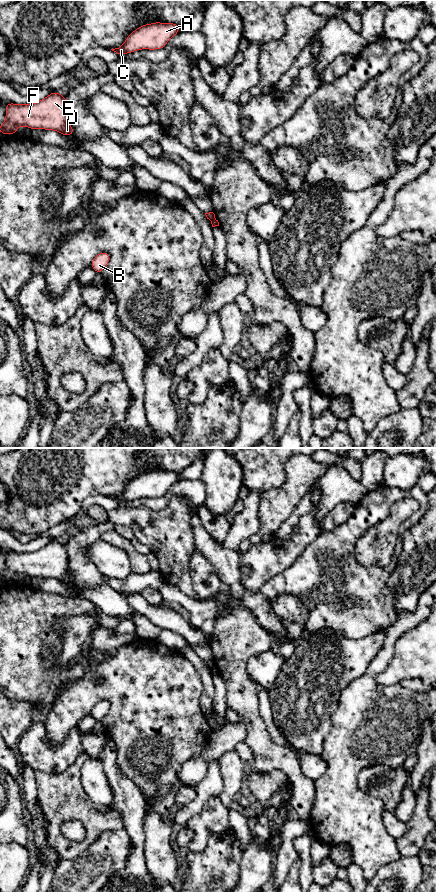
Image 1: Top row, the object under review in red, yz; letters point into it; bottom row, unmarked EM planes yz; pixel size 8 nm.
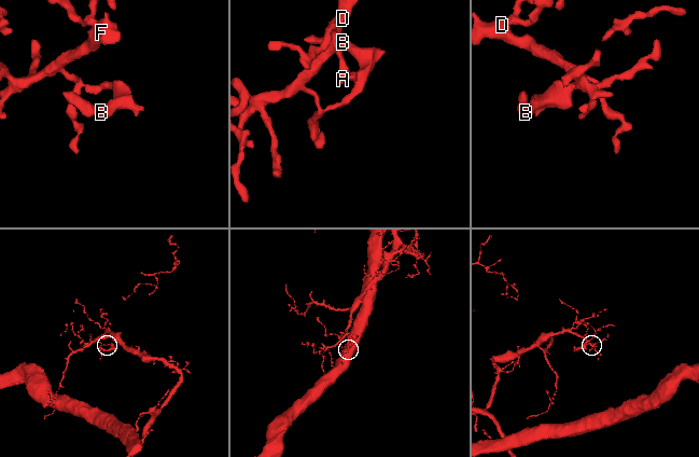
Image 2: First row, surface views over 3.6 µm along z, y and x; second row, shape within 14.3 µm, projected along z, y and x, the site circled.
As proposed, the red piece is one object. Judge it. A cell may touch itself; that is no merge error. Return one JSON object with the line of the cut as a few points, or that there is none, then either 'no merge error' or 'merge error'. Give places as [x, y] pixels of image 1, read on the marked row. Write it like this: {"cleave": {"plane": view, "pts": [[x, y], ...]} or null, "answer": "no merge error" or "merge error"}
{"cleave": {"plane": "yz", "pts": [[214, 217], [211, 221]]}, "answer": "merge error"}

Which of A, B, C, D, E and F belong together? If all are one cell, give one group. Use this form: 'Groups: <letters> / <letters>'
Groups: A C D E F / B

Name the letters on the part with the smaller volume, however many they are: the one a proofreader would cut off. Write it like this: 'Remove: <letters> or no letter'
Remove: B

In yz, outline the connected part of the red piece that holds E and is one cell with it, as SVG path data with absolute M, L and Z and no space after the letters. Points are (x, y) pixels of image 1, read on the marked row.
M52 92L34 104L6 103L5 107L5 122L0 126L2 135L17 133L18 126L55 130L66 137L74 134L69 124L67 100L58 92Z

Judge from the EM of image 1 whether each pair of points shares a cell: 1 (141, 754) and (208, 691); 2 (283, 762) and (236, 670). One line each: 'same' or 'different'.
1: different
2: same

